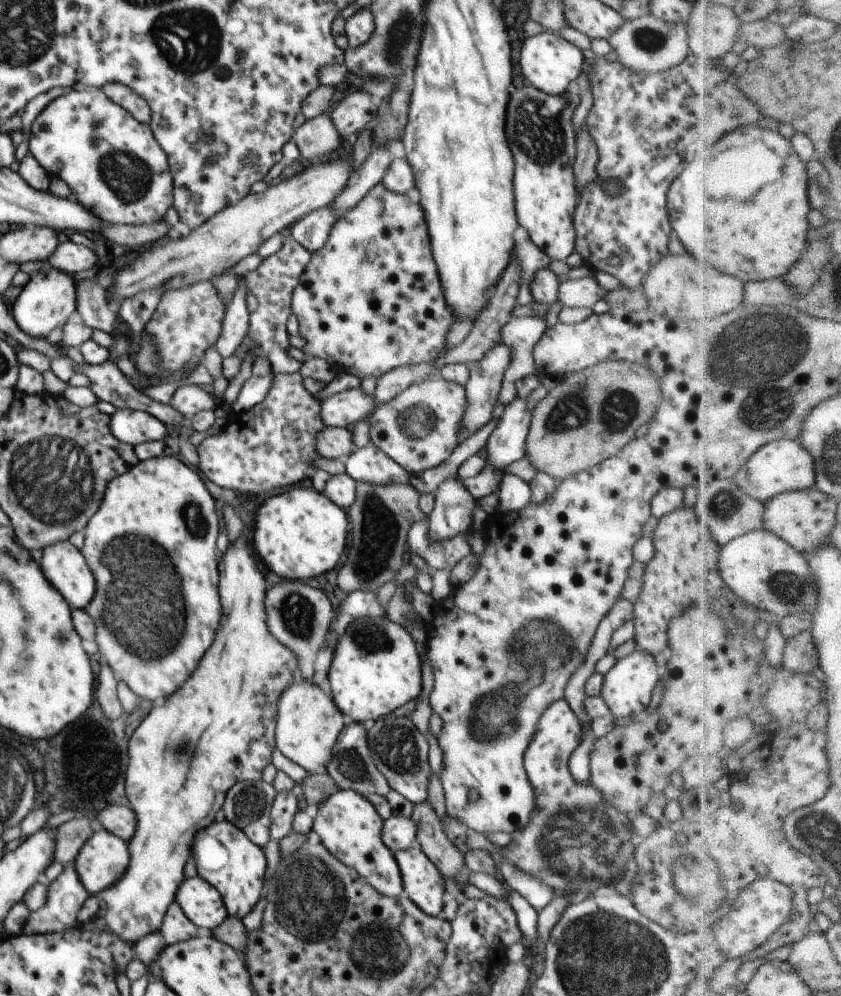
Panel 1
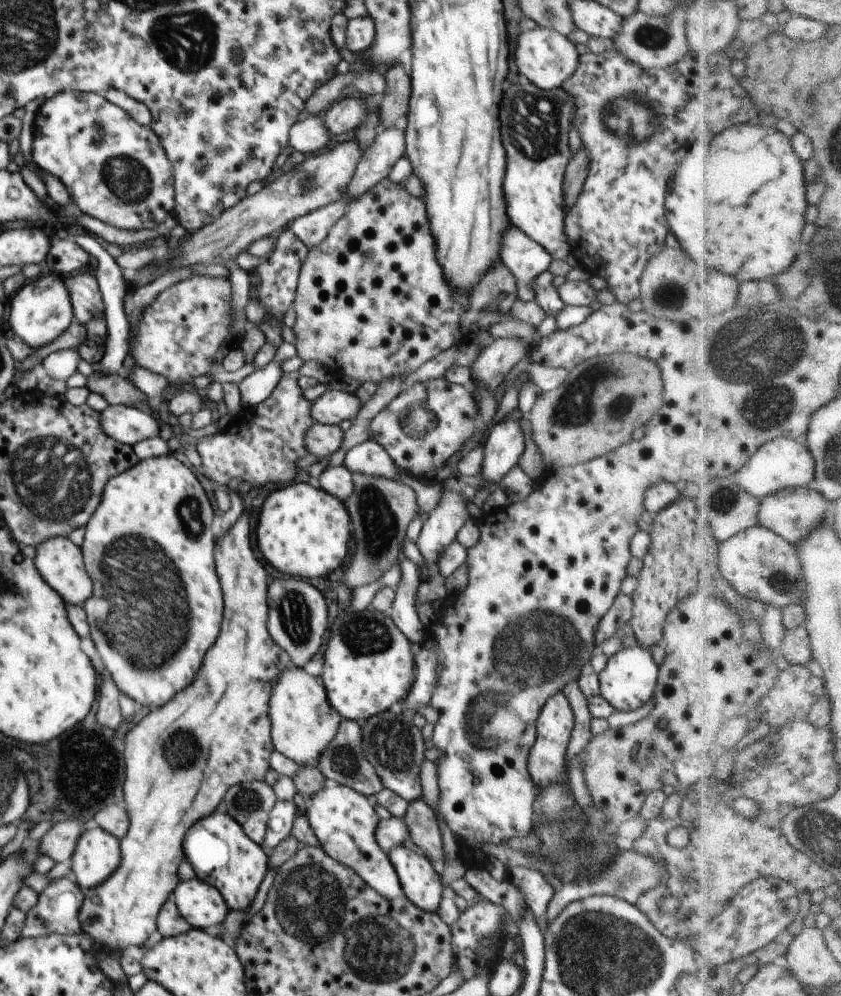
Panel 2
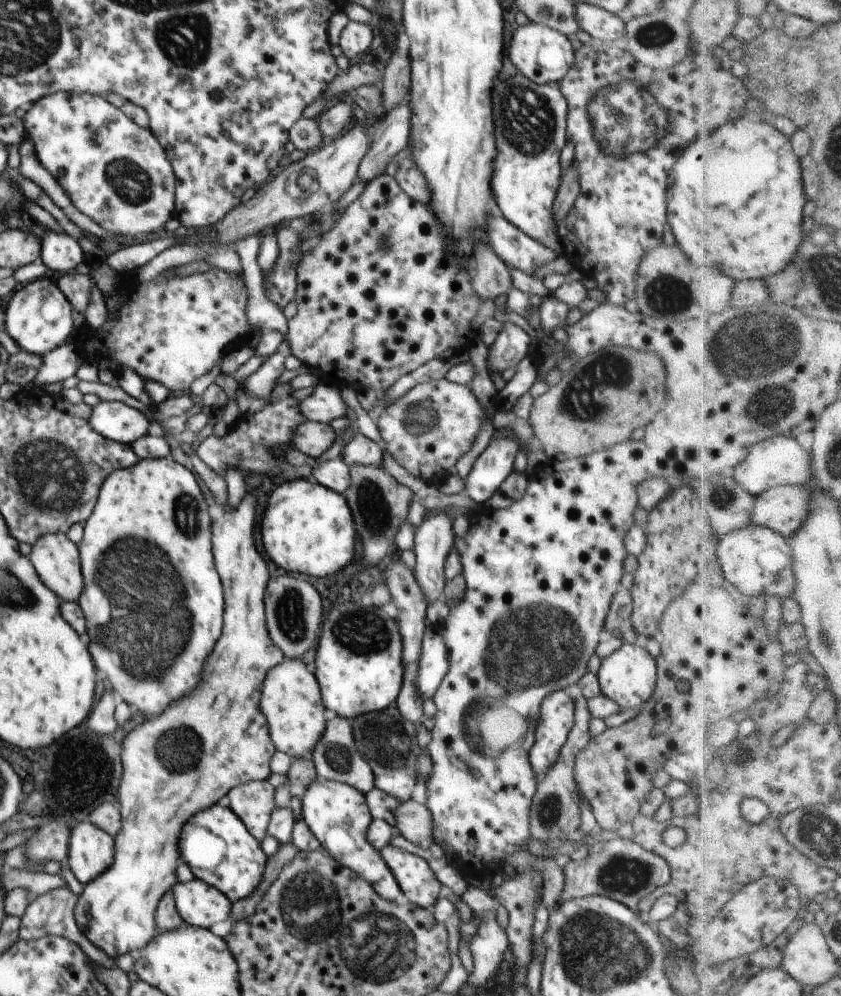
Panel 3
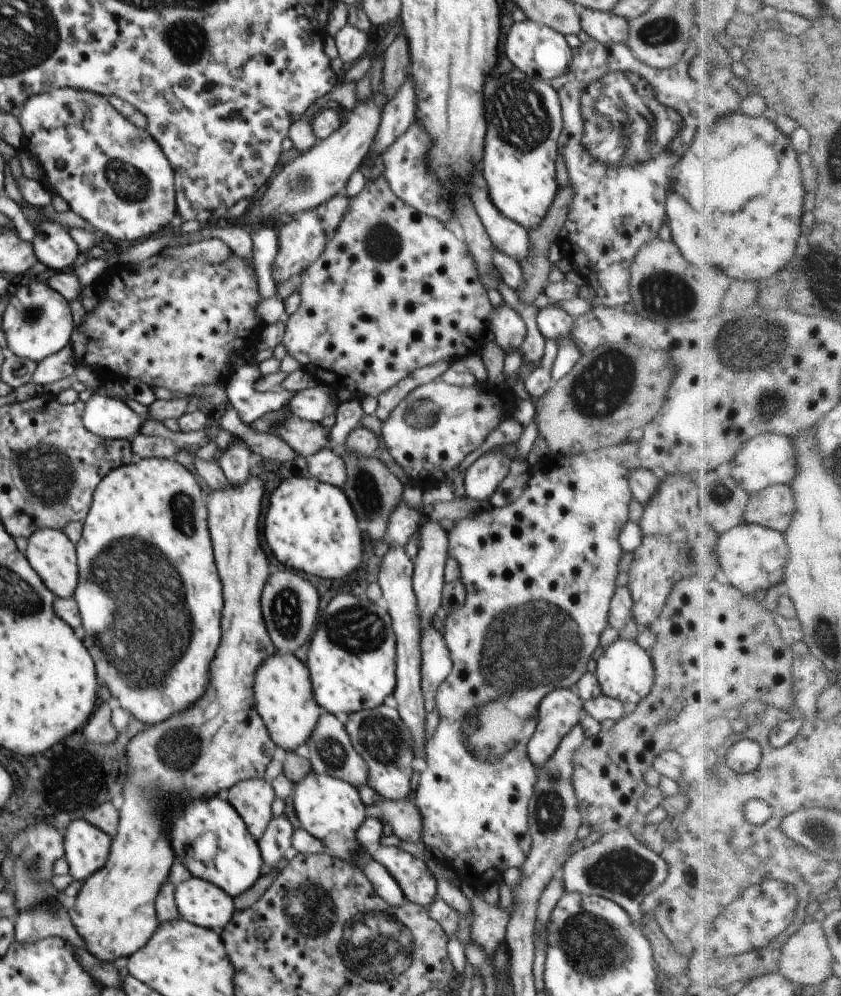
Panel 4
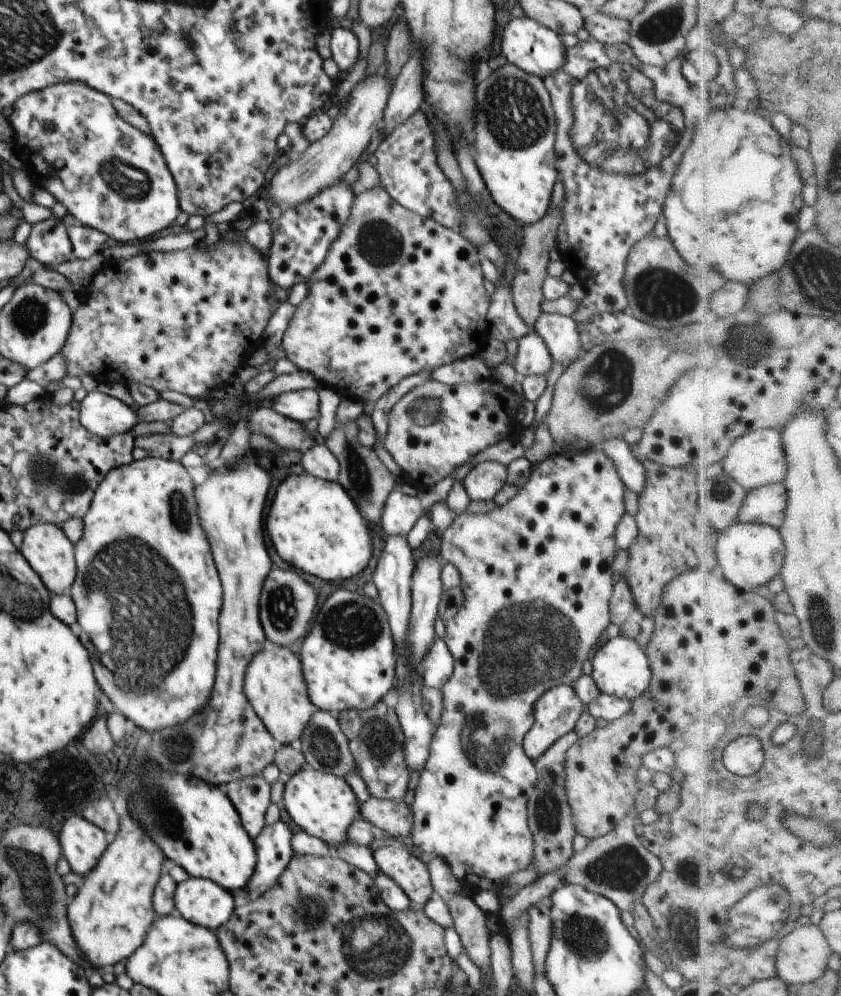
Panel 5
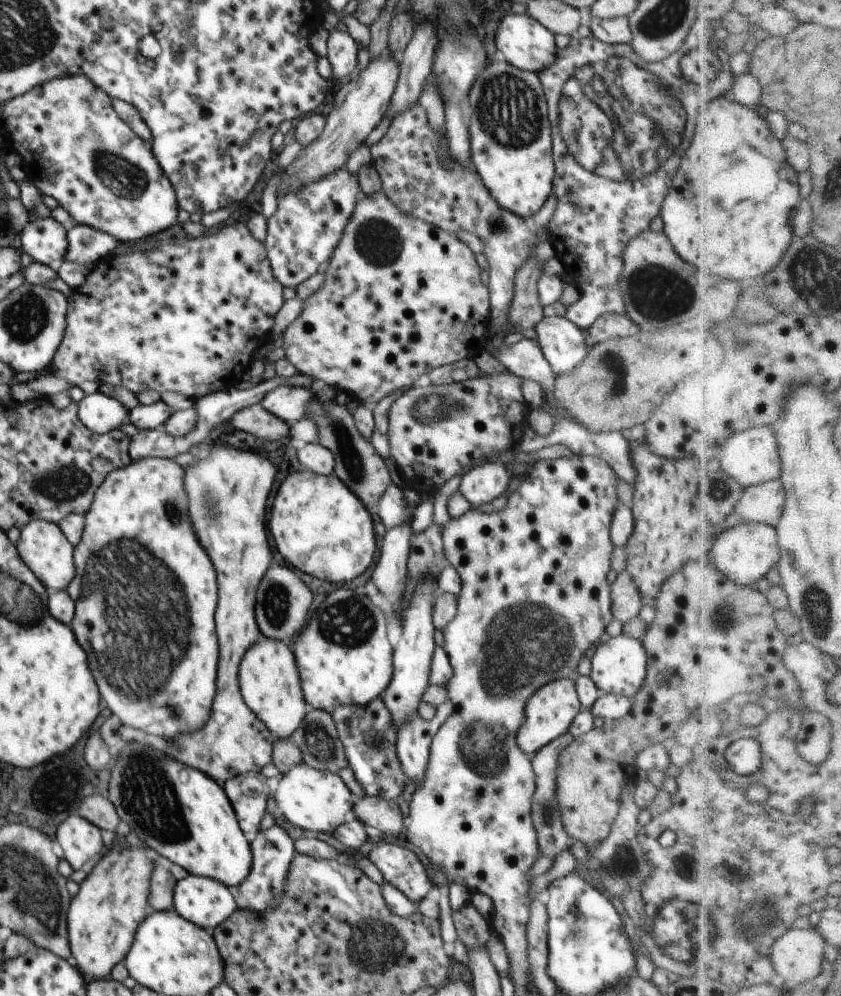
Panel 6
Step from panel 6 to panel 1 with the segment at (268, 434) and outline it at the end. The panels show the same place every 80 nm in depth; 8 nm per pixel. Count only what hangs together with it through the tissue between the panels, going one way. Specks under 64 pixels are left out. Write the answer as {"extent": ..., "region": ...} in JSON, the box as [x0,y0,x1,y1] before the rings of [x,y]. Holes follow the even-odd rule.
{"extent":[316,427,354,459],"region":[[[326,427],[317,434],[316,448],[319,456],[346,459],[354,450],[353,434],[346,427]]]}

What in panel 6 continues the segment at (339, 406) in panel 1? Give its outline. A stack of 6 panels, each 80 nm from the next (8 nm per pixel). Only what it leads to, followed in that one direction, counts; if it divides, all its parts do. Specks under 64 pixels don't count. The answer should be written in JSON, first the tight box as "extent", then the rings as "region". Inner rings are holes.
{"extent":[260,384,312,427],"region":[[[284,384],[284,386],[278,386],[276,390],[268,392],[260,406],[264,410],[268,410],[270,414],[274,414],[276,418],[284,420],[288,427],[292,427],[301,418],[304,418],[308,406],[311,404],[312,400],[312,389],[306,389],[300,386],[289,386]]]}

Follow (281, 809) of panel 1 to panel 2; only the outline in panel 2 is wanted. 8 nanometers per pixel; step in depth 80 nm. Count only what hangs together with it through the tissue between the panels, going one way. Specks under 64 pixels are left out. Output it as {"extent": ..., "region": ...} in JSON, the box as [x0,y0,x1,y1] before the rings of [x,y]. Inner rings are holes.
{"extent":[262,799,296,852],"region":[[[277,799],[269,812],[267,831],[262,844],[264,851],[271,852],[277,844],[280,844],[282,840],[291,834],[295,818],[296,805],[294,805],[293,799]]]}

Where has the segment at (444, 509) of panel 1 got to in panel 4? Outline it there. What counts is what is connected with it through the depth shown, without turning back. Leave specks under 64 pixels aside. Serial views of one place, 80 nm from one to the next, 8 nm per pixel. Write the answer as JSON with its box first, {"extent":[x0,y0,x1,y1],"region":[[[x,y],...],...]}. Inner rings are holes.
{"extent":[413,519,448,632],"region":[[[429,519],[423,521],[419,530],[418,552],[413,560],[413,589],[418,599],[419,613],[421,616],[421,632],[426,623],[432,624],[435,612],[441,606],[441,598],[445,585],[445,564],[448,554],[448,532],[438,521]]]}

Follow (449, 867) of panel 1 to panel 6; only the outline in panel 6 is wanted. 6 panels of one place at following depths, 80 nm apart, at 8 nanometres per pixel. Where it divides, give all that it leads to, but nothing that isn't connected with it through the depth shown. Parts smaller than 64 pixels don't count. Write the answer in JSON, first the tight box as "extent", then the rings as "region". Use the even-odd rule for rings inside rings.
{"extent":[351,795,407,837],"region":[[[367,795],[355,799],[351,816],[360,820],[365,826],[374,827],[383,834],[394,837],[404,833],[404,826],[406,826],[407,821],[403,820],[402,812],[396,801]]]}

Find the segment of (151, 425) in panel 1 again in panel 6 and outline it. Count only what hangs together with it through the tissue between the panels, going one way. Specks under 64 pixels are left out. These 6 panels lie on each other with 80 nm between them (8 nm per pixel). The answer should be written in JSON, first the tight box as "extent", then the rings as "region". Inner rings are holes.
{"extent":[76,391,128,434],"region":[[[99,391],[85,395],[77,403],[76,414],[80,422],[96,434],[106,434],[117,430],[120,424],[128,422],[128,412],[118,400],[105,396]]]}

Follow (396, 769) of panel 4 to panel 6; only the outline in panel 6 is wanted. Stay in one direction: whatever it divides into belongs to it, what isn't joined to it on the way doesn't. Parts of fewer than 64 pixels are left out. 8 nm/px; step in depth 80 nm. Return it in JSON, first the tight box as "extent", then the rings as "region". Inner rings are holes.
{"extent":[331,697,406,801],"region":[[[380,697],[376,698],[366,706],[338,706],[332,710],[331,718],[336,726],[338,740],[342,742],[348,767],[354,772],[354,778],[362,786],[364,794],[396,801],[404,792],[406,776],[396,756],[397,730],[383,700]]]}

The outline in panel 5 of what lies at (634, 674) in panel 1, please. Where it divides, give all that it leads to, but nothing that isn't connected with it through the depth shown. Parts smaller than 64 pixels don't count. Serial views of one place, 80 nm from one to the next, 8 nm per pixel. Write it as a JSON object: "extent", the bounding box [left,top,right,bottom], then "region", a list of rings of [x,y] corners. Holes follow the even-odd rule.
{"extent":[592,634,653,702],"region":[[[620,634],[599,646],[592,654],[592,676],[600,693],[614,695],[621,699],[633,702],[648,687],[653,680],[653,671],[646,648],[641,647],[635,639],[624,637]]]}

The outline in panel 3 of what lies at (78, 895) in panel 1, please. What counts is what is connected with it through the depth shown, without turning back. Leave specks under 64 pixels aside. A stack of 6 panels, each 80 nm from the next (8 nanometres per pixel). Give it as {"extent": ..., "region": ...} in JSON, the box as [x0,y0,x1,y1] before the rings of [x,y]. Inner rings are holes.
{"extent":[19,886,117,969],"region":[[[68,886],[58,887],[34,897],[32,902],[28,905],[26,913],[21,916],[19,938],[29,941],[48,935],[60,935],[78,943],[78,946],[81,946],[81,949],[87,954],[90,962],[94,965],[102,967],[103,969],[117,967],[115,964],[116,960],[104,954],[103,950],[95,947],[80,928],[78,928],[75,919],[75,908],[78,899],[79,896],[70,891]]]}

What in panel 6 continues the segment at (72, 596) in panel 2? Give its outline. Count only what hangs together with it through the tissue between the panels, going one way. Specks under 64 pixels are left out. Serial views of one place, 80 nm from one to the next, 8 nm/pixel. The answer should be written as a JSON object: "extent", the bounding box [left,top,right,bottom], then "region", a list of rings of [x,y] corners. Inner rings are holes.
{"extent":[15,520,75,591],"region":[[[46,520],[28,522],[20,528],[20,538],[15,546],[22,561],[46,589],[67,591],[75,576],[73,547],[55,523]]]}

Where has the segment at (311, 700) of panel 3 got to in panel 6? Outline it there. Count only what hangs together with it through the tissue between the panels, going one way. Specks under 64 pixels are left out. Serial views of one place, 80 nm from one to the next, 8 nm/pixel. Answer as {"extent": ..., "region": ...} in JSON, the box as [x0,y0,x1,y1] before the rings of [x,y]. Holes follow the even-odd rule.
{"extent":[237,636,309,739],"region":[[[260,636],[258,642],[246,650],[237,678],[244,703],[274,735],[274,739],[288,739],[302,724],[309,707],[302,694],[296,660],[289,643]]]}

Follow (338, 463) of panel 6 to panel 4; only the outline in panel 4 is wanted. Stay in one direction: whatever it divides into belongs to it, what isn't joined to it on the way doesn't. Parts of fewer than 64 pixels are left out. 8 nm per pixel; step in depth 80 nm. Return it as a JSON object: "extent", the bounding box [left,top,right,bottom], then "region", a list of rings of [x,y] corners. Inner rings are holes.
{"extent":[340,448,404,542],"region":[[[345,448],[340,452],[345,462],[347,479],[343,486],[344,494],[353,506],[359,527],[373,542],[385,541],[390,515],[403,500],[404,485],[378,458],[345,456]]]}

